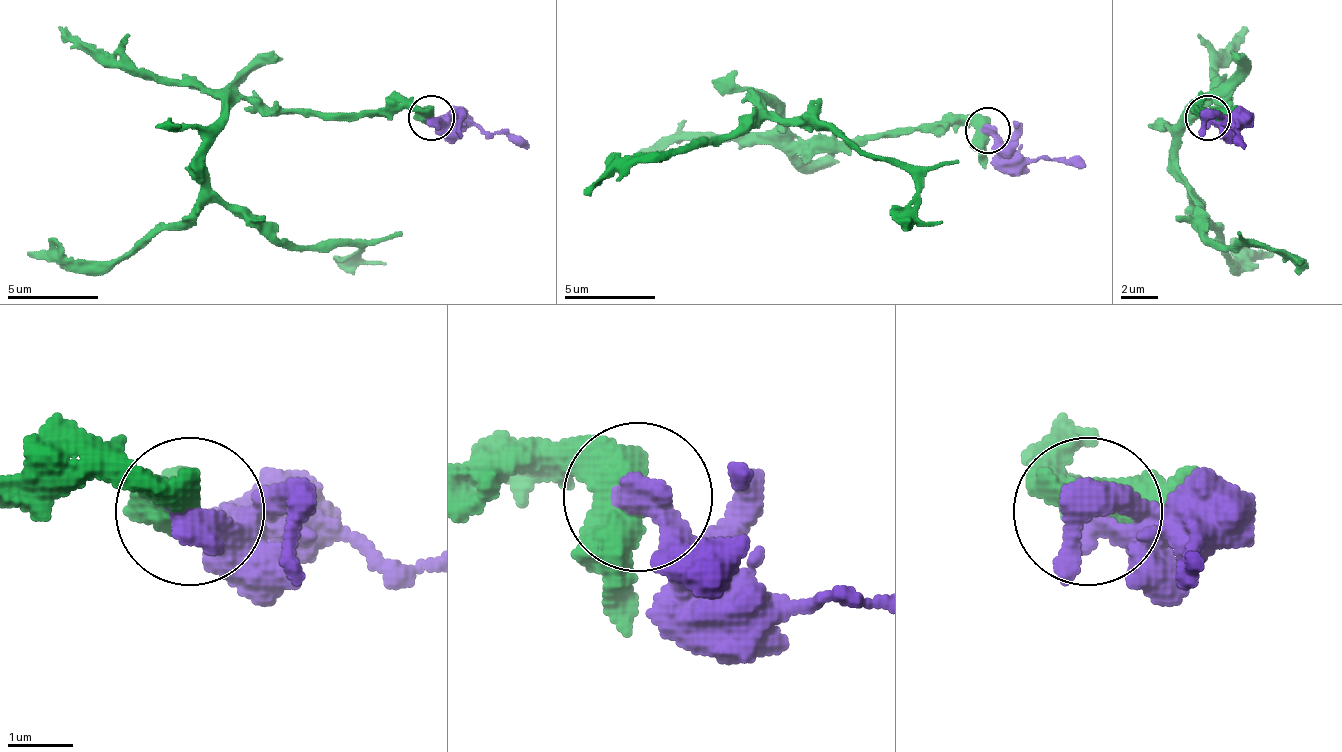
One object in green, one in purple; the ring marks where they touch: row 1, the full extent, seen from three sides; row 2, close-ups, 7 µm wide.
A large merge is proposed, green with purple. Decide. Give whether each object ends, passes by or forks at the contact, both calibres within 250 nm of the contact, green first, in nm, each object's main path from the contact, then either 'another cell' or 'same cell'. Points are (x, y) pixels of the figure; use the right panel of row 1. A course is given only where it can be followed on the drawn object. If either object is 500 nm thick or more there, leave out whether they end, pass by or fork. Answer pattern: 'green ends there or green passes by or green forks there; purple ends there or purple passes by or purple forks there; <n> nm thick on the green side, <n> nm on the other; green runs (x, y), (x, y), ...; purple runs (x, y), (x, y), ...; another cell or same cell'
green passes by; purple ends there; 480 nm thick on the green side, 440 nm on the other; green runs (1206, 114), (1179, 155), (1197, 224), (1220, 246), (1261, 246), (1298, 265); purple runs (1206, 119), (1238, 128), (1243, 151); another cell

